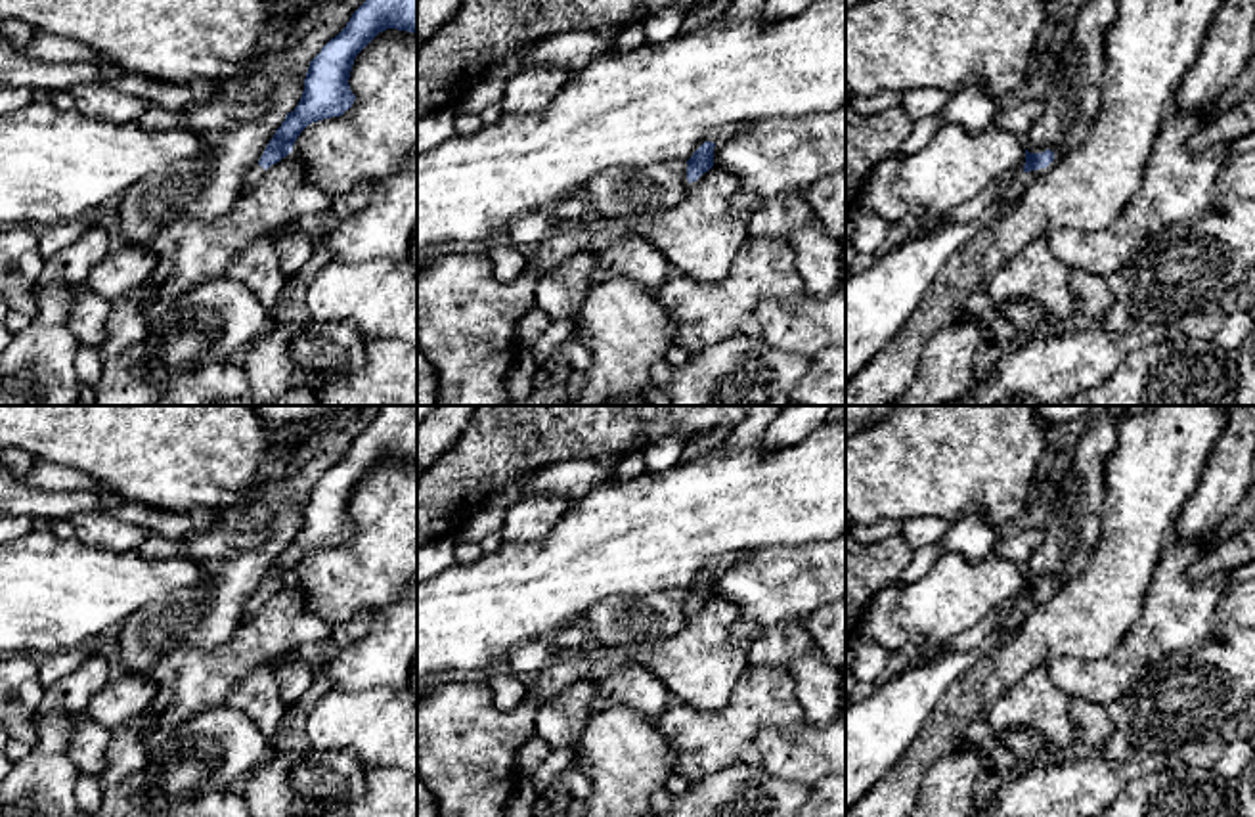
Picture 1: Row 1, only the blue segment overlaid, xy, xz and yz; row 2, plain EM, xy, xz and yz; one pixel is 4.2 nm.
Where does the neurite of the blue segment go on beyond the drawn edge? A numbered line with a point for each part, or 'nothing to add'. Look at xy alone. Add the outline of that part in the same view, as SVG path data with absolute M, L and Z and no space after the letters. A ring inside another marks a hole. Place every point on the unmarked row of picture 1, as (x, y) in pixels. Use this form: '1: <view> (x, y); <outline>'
1: xy (255, 603); M256 593L256 595L245 605L241 622L247 622L249 618L253 618L253 616L260 610L262 603L264 603L264 597L262 597L260 593Z

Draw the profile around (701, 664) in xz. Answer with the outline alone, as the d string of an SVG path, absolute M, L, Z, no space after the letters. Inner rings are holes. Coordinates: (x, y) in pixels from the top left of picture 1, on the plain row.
M712 595L689 612L685 628L668 639L645 647L587 645L572 651L555 651L553 660L538 672L534 691L539 704L555 700L572 683L610 675L626 662L656 675L675 702L700 710L719 712L748 666L748 647L731 639L740 622L738 608Z

